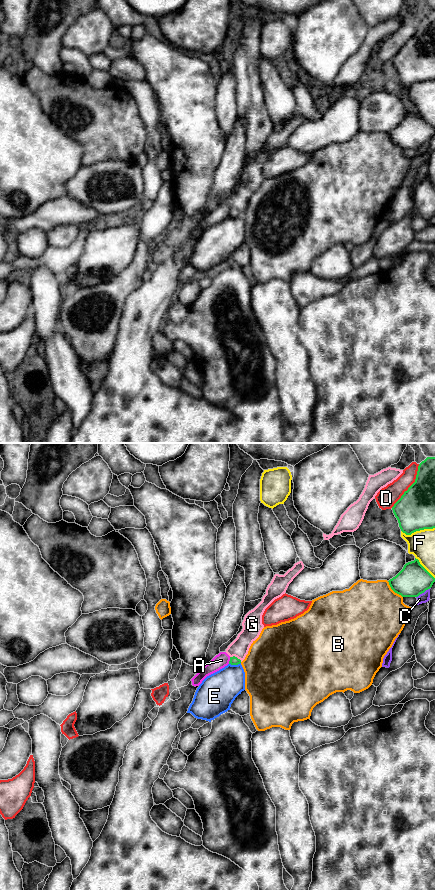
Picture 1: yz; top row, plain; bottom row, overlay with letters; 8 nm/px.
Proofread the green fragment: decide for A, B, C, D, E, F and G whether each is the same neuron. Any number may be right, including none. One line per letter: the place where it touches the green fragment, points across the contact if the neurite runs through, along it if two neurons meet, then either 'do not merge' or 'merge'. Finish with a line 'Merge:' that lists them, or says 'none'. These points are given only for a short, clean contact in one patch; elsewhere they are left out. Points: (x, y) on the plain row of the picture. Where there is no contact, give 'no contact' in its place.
A: yz (230, 212) | along yz (230, 209), (228, 215) | do not merge
B: yz (393, 142) | do not merge
C: yz (423, 144) | along yz (430, 139), (416, 149) | do not merge
D: yz (410, 38) | do not merge
E: yz (234, 216) | do not merge
F: yz (417, 82) | do not merge
G: yz (236, 209) | along yz (230, 208), (236, 208), (241, 213) | do not merge
Merge: none

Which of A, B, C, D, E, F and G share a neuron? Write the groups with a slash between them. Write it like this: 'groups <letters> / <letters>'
groups A G / B / C / D / E / F

